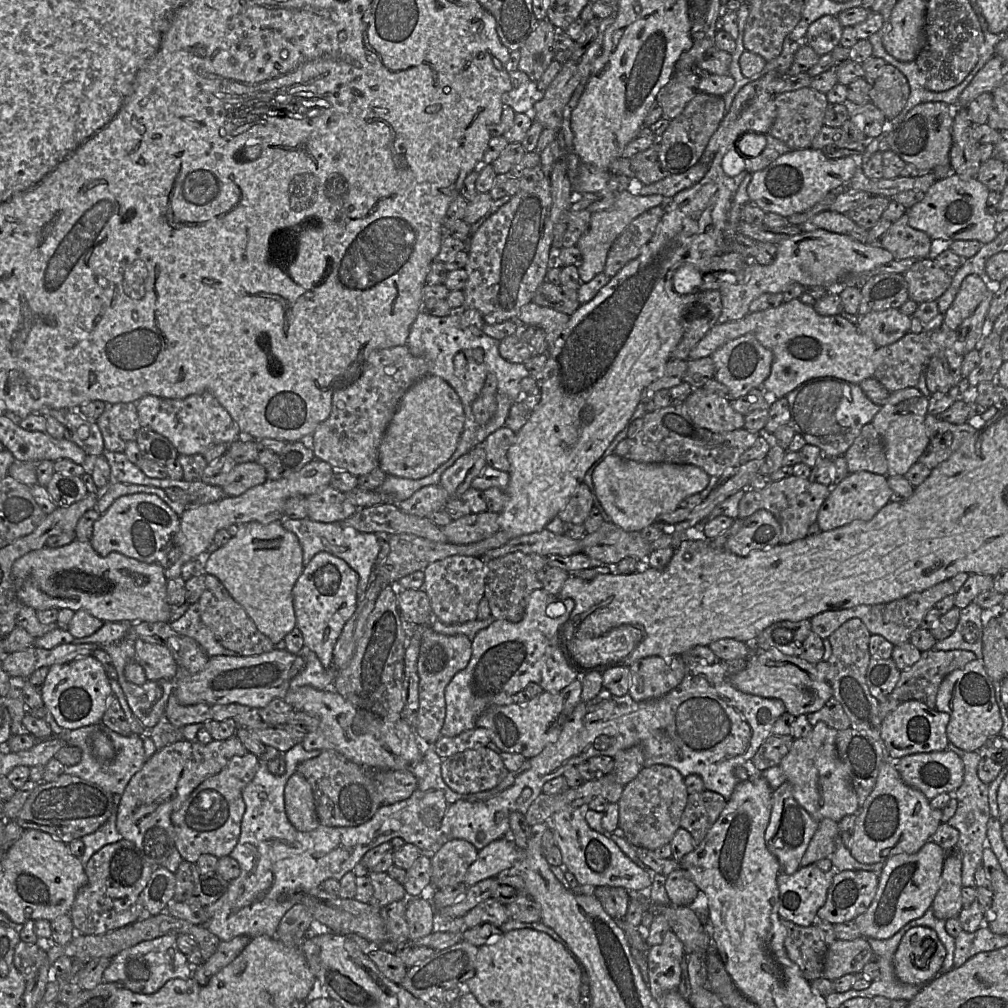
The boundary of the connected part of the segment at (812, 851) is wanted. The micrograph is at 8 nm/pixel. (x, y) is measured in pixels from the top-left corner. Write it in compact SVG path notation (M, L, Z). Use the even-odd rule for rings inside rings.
M829 818L820 821L818 829L802 857L801 867L815 864L818 860L829 857L835 850L837 836L841 836L837 822Z

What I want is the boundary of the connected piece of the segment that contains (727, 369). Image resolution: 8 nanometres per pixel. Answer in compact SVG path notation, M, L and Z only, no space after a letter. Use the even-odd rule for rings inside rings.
M751 333L727 342L711 357L715 365L714 379L729 389L729 401L745 396L752 389L763 386L764 381L770 375L773 362L773 353Z

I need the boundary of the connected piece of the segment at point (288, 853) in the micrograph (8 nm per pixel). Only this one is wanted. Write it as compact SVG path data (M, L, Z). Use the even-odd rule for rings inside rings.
M747 659L718 660L711 665L687 664L680 685L660 698L641 702L634 701L629 694L617 697L603 688L594 699L581 701L575 707L555 743L545 747L539 755L526 759L518 770L509 772L495 788L483 792L460 794L453 791L442 778L443 758L436 753L433 746L425 745L422 759L412 768L418 781L414 793L405 800L382 805L369 821L359 826L330 827L319 824L312 831L300 832L286 815L284 789L288 779L301 762L319 756L324 750L306 751L301 743L294 745L284 753L285 772L282 775L270 773L268 761L259 759L254 778L242 790L245 812L238 843L229 855L238 862L241 872L236 879L230 881L227 891L216 902L205 907L208 920L204 926L220 941L228 941L241 935L250 939L261 935L275 937L283 916L294 906L292 895L318 888L330 878L340 881L346 873L359 870L363 856L383 842L401 837L405 842L415 844L421 851L436 852L448 841L463 839L479 851L494 840L510 836L510 813L518 811L525 815L542 793L542 787L547 781L562 776L567 769L587 762L592 757L614 757L619 751L636 745L643 749L644 768L657 764L666 765L678 770L684 778L698 775L706 789L719 793L728 800L739 782L734 774L735 769L751 761L760 746L773 734L776 720L786 712L781 700L747 694L730 683L730 676L746 666Z

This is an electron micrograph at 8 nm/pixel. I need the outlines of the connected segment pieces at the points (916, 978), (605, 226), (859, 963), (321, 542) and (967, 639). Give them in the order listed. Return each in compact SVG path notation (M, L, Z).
M911 928L903 935L895 952L895 975L902 983L925 986L940 975L945 956L946 949L933 929Z
M637 186L617 193L616 200L609 208L593 212L587 231L576 244L582 254L582 263L578 273L582 283L591 281L596 275L604 272L607 255L616 238L630 225L630 223L645 211L661 206L665 198L662 195L639 195Z
M866 938L836 940L828 946L823 978L834 981L846 974L861 972L867 963L873 961L875 955Z
M309 518L283 519L281 524L284 529L298 537L302 546L304 567L310 563L317 553L322 551L328 552L344 560L358 573L358 595L365 593L369 585L371 573L375 569L375 562L380 550L377 534L358 532L353 527L343 526L341 522L323 523Z
M972 601L961 609L959 622L953 633L936 641L935 650L968 650L973 652L977 659L983 659L983 628L987 613L977 603Z

